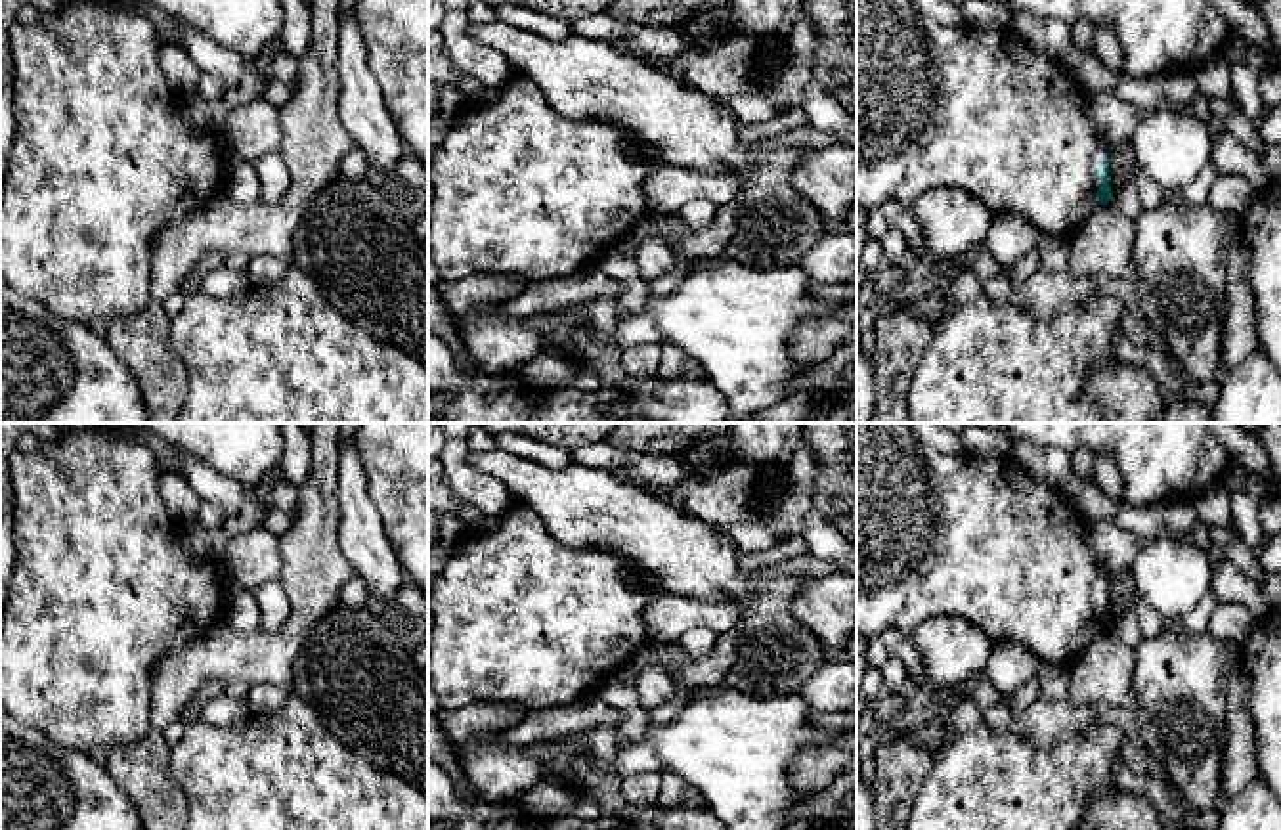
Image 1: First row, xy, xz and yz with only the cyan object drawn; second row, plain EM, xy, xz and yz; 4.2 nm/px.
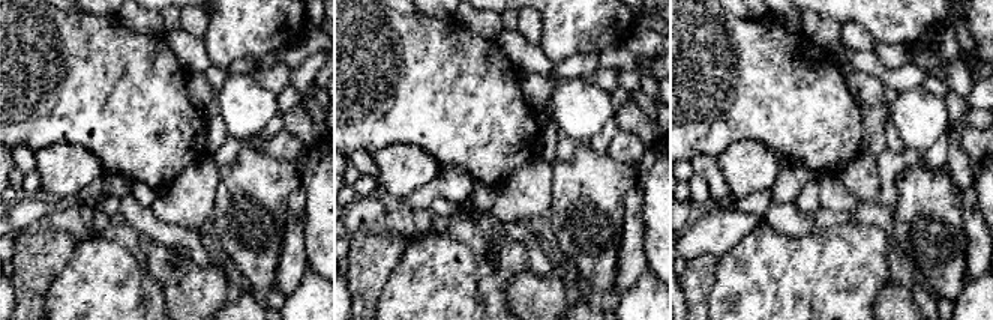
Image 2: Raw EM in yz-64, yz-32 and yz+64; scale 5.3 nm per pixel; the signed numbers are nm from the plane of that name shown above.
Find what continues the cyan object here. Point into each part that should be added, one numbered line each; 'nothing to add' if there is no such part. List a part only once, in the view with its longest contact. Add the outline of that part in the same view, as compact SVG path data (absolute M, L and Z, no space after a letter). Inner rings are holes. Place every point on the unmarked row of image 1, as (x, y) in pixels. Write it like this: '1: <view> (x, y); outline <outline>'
1: yz (937, 534); outline M857 423L857 633L870 639L893 627L910 635L933 616L960 616L981 627L994 644L1019 643L1042 662L1075 664L1086 646L1101 635L1094 625L1099 618L1097 587L1107 581L1107 572L1090 547L1090 526L1061 490L1036 480L1011 457L983 457L967 449L941 453L929 449L906 423Z

